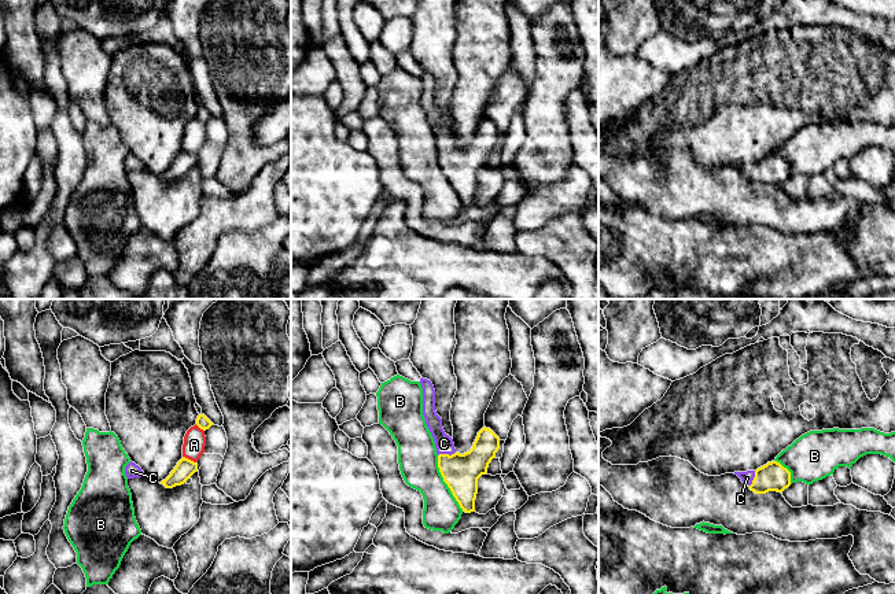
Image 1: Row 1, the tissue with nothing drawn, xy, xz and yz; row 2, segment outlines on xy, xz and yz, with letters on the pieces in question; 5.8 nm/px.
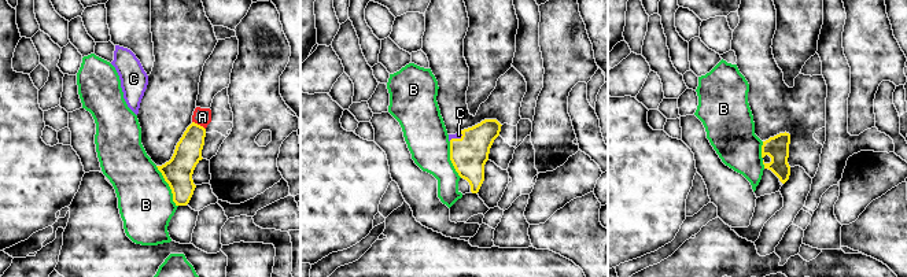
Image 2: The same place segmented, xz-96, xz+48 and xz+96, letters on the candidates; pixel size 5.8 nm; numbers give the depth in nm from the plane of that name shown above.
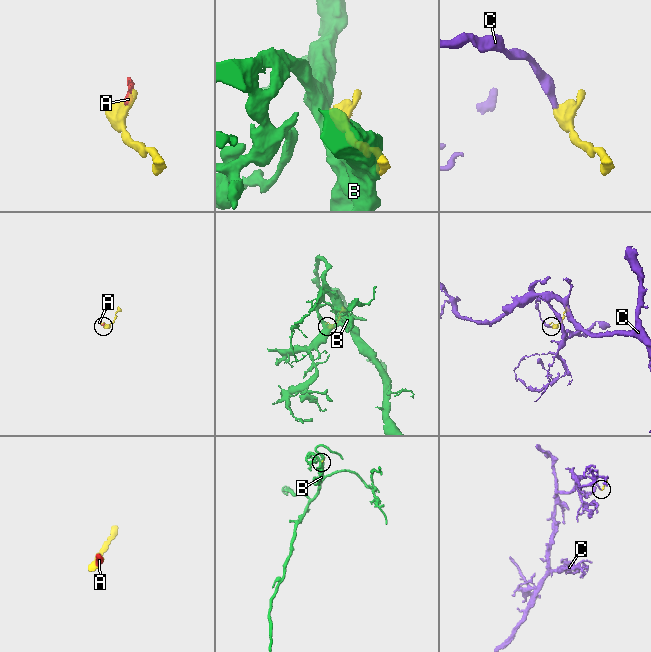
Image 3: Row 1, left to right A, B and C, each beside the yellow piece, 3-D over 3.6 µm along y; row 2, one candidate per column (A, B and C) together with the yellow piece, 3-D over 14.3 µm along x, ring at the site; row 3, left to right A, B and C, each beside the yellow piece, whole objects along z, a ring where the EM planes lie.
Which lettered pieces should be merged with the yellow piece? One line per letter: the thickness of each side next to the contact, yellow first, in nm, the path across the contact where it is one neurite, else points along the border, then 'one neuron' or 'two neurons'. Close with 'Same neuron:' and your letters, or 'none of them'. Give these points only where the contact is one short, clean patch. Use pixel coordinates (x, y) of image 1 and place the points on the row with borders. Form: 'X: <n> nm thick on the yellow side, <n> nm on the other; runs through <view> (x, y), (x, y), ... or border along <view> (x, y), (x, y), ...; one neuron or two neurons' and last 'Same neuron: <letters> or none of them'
A: 110 nm thick on the yellow side, 130 nm on the other; border along xy (183, 456), (195, 462); two neurons
B: 220 nm thick on the yellow side, 240 nm on the other; two neurons
C: 170 nm thick on the yellow side, 70 nm on the other; runs through yz (773, 476), (754, 479), (747, 478); one neuron
Same neuron: C

